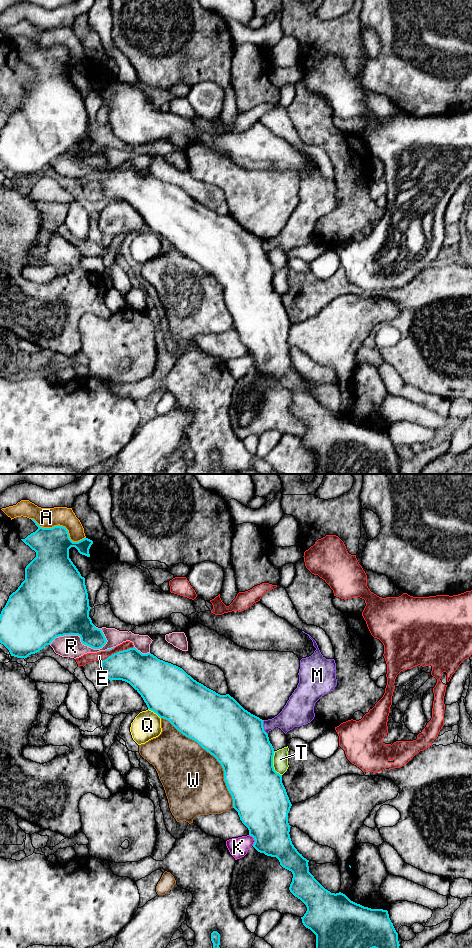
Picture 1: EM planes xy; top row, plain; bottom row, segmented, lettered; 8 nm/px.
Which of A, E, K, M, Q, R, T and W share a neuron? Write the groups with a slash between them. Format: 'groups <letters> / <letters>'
groups A / E / K / M / Q / R / T / W

